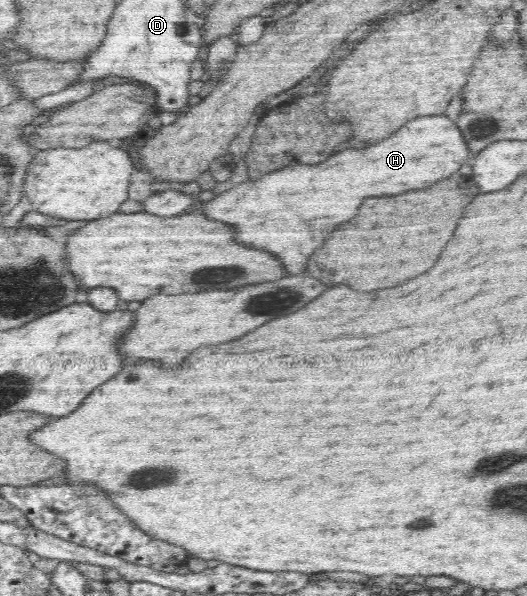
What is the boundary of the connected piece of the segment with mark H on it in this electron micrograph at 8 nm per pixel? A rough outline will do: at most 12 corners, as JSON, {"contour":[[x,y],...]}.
{"contour":[[421,116],[363,150],[248,179],[193,210],[285,274],[363,198],[429,188],[471,152]]}

